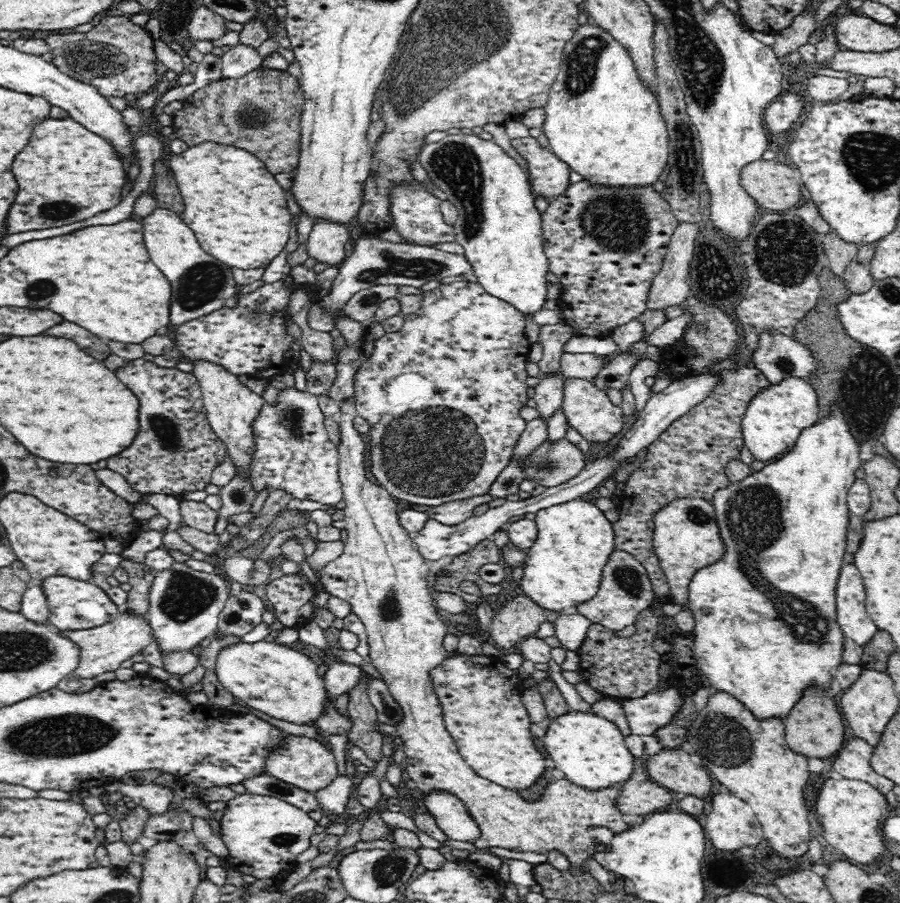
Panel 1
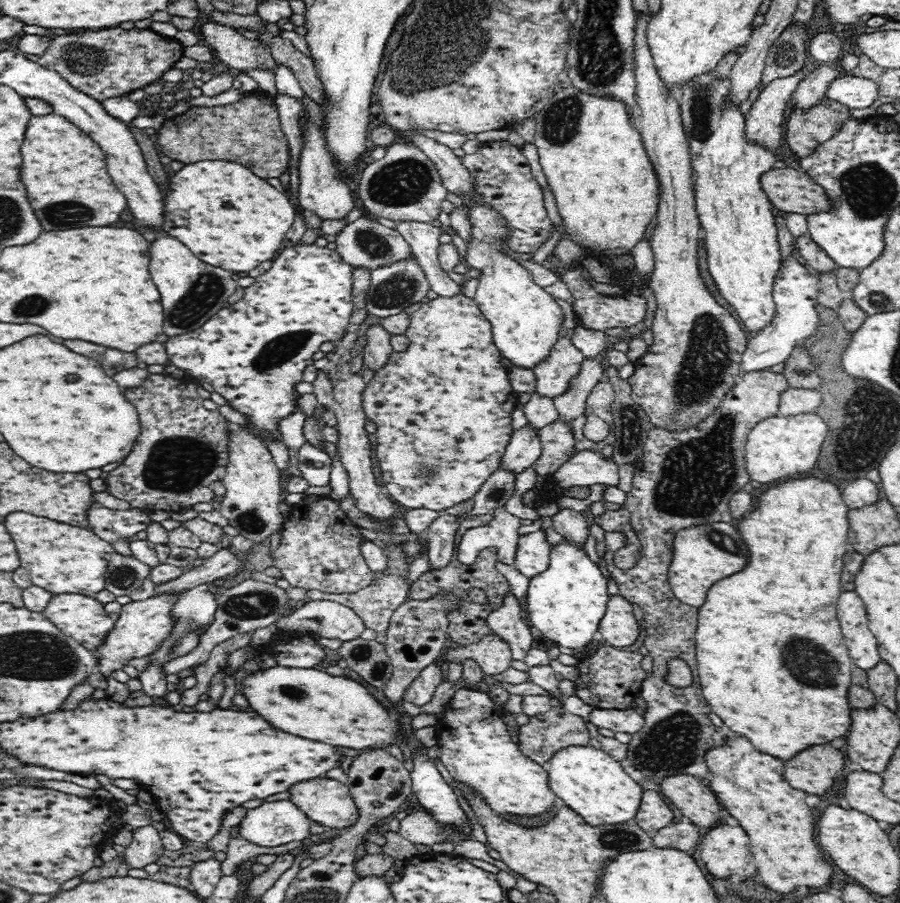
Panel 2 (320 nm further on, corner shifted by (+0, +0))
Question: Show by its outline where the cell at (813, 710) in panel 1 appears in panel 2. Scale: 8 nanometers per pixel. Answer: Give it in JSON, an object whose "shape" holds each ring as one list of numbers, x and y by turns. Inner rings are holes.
{"shape":[[831,744,808,748,785,762,786,780,792,788,822,796,830,790,836,772,844,768,844,754]]}

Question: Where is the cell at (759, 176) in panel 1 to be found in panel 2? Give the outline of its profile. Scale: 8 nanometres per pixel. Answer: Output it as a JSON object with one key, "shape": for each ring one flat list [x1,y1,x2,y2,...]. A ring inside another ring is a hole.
{"shape":[[776,168,760,176,760,184,773,208,796,214,828,212,833,206,825,189,806,173]]}

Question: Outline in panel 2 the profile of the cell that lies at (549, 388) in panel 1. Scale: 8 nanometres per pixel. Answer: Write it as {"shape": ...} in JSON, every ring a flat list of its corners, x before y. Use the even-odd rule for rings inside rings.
{"shape":[[526,424,511,434,499,468,520,474,533,466,533,462,541,455,541,450,539,430]]}

